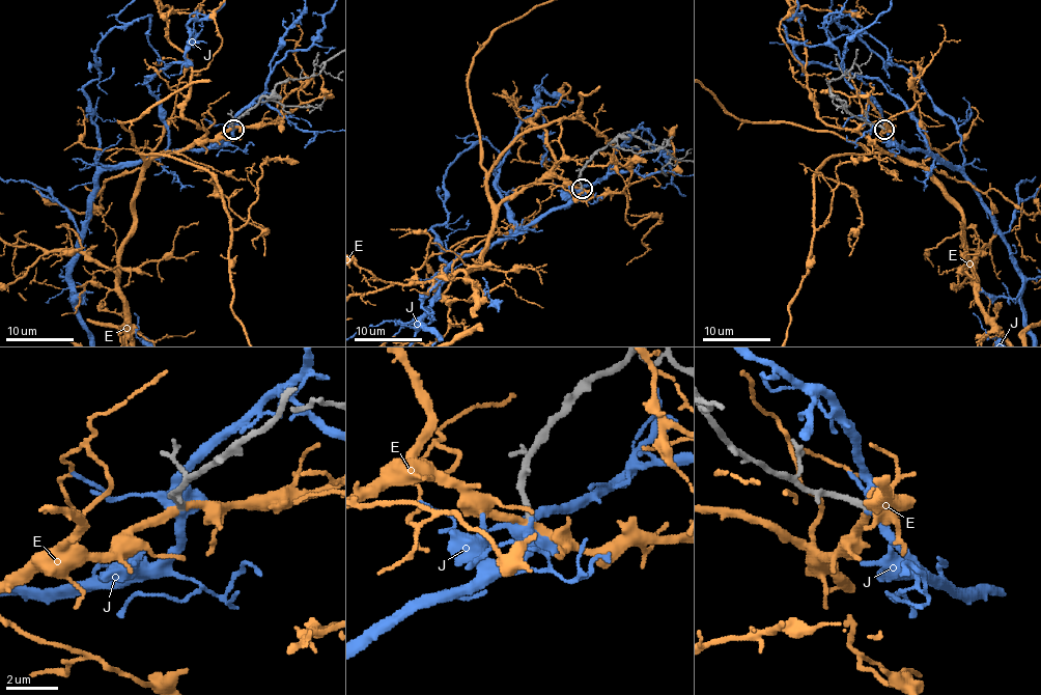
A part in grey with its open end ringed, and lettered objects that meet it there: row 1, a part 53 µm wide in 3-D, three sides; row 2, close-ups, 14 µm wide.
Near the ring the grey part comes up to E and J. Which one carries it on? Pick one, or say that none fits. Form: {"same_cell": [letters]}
{"same_cell": ["J"]}

